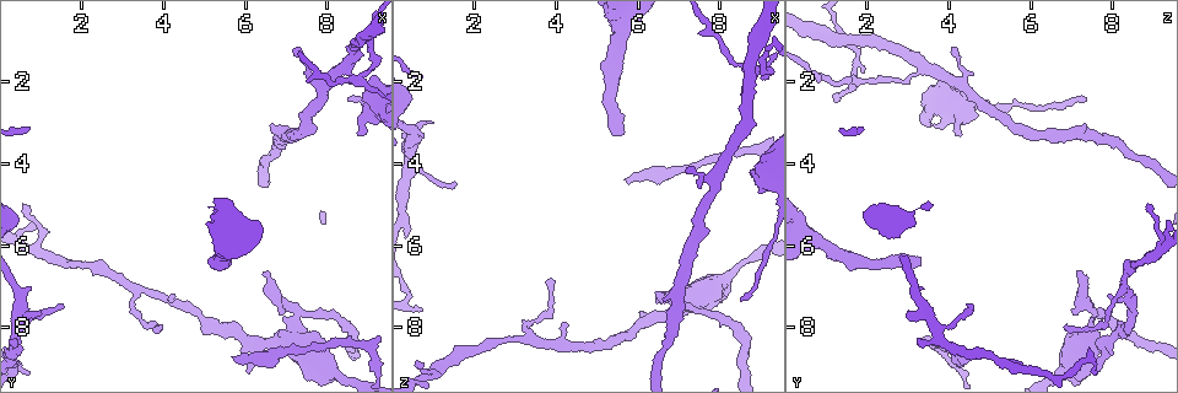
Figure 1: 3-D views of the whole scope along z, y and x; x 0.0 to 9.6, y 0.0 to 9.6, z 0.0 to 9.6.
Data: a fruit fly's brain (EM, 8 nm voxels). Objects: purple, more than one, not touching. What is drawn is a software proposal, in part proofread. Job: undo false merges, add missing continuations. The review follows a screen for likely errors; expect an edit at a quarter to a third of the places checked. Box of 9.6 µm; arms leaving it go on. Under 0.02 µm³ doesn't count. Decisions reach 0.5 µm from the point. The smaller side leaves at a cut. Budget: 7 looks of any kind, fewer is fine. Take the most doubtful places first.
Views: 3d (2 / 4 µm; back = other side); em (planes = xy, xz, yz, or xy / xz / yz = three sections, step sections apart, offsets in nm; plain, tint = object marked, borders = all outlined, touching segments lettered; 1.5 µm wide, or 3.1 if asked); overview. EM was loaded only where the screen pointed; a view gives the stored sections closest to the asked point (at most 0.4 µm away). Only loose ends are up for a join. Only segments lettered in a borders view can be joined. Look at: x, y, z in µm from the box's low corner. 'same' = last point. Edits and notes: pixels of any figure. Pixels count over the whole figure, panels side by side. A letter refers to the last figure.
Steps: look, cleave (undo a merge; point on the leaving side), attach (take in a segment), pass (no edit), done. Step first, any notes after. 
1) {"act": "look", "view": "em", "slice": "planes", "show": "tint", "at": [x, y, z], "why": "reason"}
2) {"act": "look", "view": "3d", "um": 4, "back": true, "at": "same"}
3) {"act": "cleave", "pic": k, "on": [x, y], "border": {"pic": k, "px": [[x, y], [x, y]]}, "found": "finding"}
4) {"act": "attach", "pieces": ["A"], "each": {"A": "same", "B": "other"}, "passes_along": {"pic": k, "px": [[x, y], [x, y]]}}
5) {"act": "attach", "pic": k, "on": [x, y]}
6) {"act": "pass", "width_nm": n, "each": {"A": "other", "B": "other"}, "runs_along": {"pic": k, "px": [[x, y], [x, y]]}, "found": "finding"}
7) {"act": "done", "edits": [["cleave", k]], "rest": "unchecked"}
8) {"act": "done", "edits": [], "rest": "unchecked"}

{"act": "look", "view": "3d", "um": 4, "at": [5.60, 6.30, 3.25], "why": "end of a long branch"}

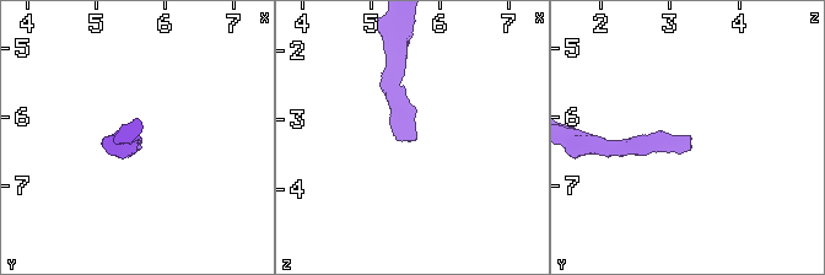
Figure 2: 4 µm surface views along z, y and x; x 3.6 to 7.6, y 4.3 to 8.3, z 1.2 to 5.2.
{"act": "look", "view": "em", "slice": "planes", "show": "tint", "at": [5.65, 6.35, 3.25]}

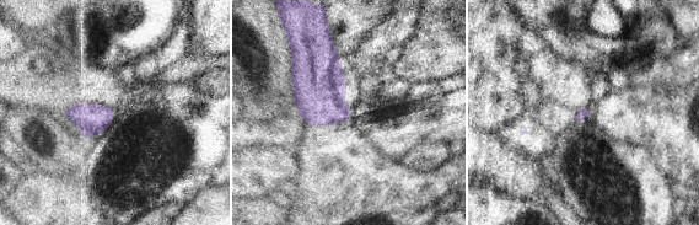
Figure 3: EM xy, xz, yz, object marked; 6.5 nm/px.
{"act": "look", "view": "em", "slice": "planes", "show": "borders", "at": "same"}

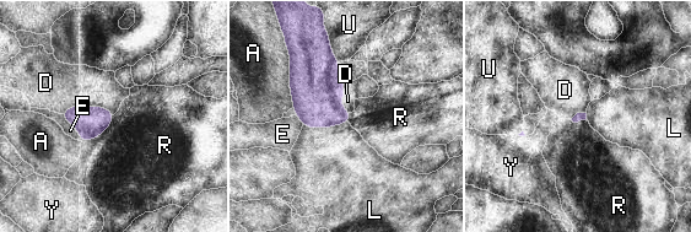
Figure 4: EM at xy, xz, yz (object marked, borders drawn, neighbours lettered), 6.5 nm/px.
{"act": "attach", "pieces": ["L"], "each": {"A": "other", "D": "other", "E": "other", "L": "same", "R": "other", "U": "other", "Y": "other"}, "found": "the cell continues"}

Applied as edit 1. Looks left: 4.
{"act": "look", "view": "overview"}

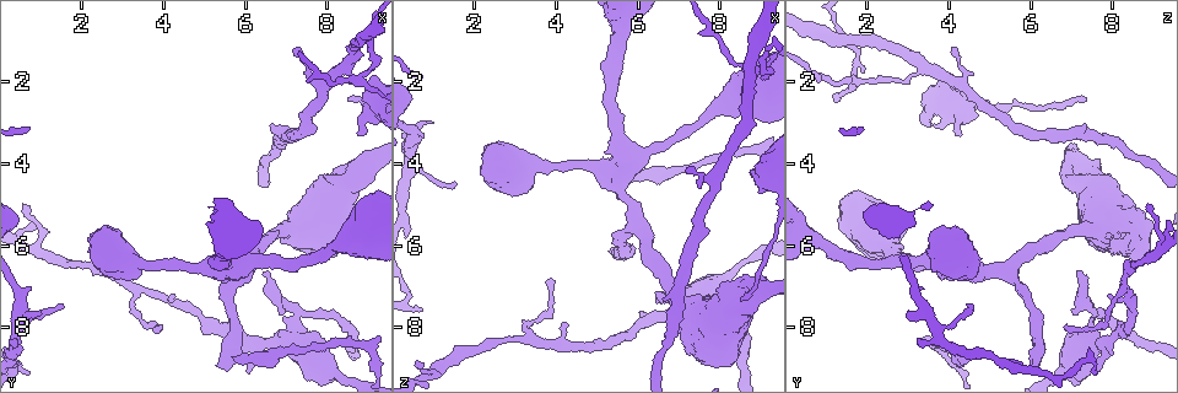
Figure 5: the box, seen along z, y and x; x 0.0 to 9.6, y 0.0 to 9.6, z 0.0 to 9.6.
{"act": "look", "view": "3d", "um": 4, "back": true, "at": [6.50, 6.70, 7.10]}

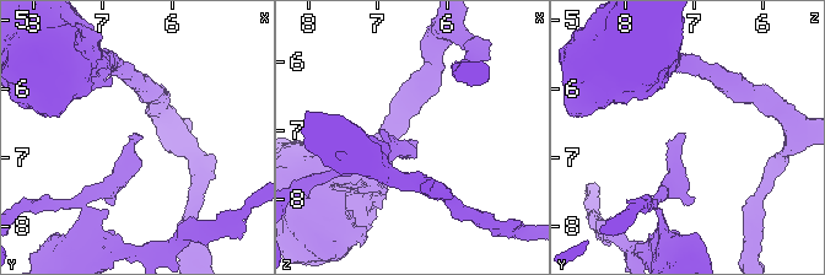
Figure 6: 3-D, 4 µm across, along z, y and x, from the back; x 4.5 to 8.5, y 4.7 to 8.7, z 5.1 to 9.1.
{"act": "look", "view": "em", "slice": "planes", "show": "borders", "at": [6.50, 6.60, 7.15]}

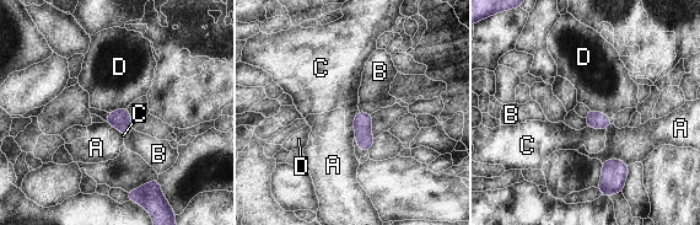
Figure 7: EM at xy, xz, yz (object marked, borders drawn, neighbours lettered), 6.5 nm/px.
{"act": "pass", "each": {"A": "other", "B": "other", "C": "other", "D": "other"}, "border": {"pic": 7, "px": [[590, 108], [610, 117]]}, "found": "no lettered segment goes on from it"}

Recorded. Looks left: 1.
{"act": "done", "edits": [["attach", 4]], "rest": "unchecked"}

